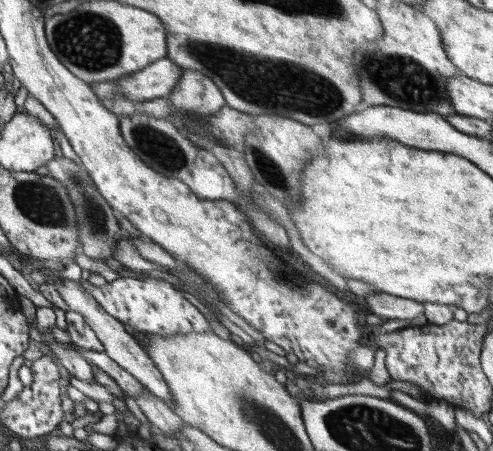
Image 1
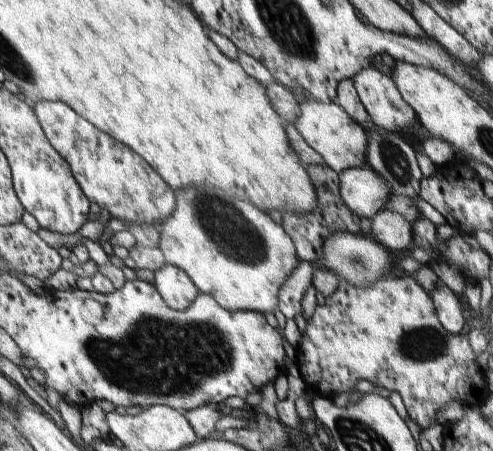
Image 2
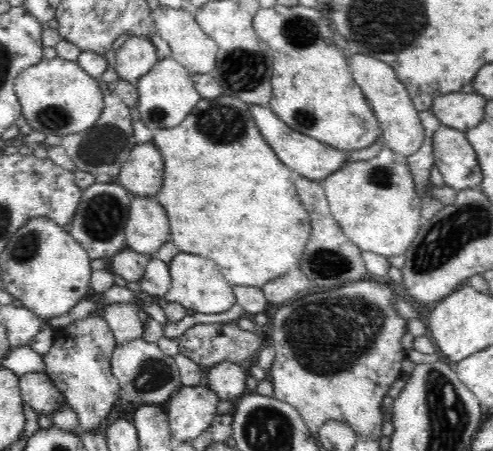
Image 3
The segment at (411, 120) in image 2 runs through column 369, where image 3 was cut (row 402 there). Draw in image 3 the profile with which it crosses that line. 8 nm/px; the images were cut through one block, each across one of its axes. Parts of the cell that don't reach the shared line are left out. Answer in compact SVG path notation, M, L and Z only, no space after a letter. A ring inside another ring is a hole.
M90 314L90 318L80 320L78 324L58 332L58 338L54 342L54 348L44 356L44 364L46 364L46 374L56 382L58 390L64 394L64 398L68 400L68 404L74 408L74 412L80 418L80 428L82 432L98 432L102 428L102 422L114 414L114 410L118 408L120 400L122 400L122 388L118 378L112 372L112 354L118 346L116 336L110 328L110 324L102 318L94 318L96 314Z

